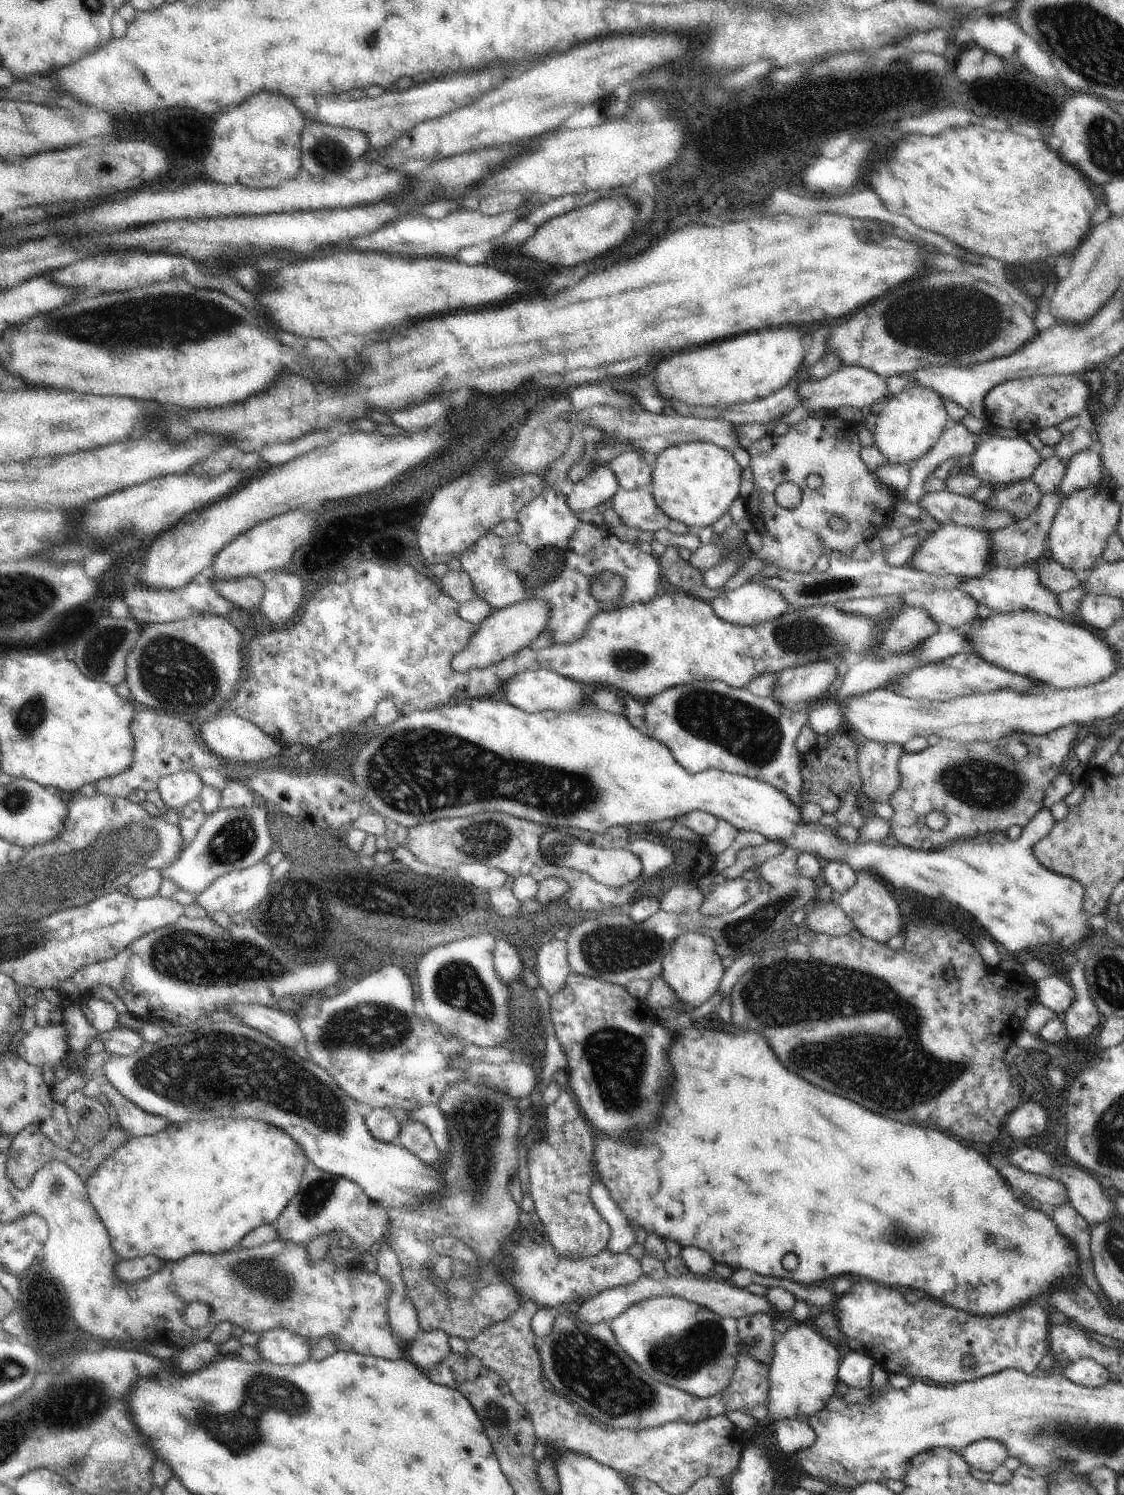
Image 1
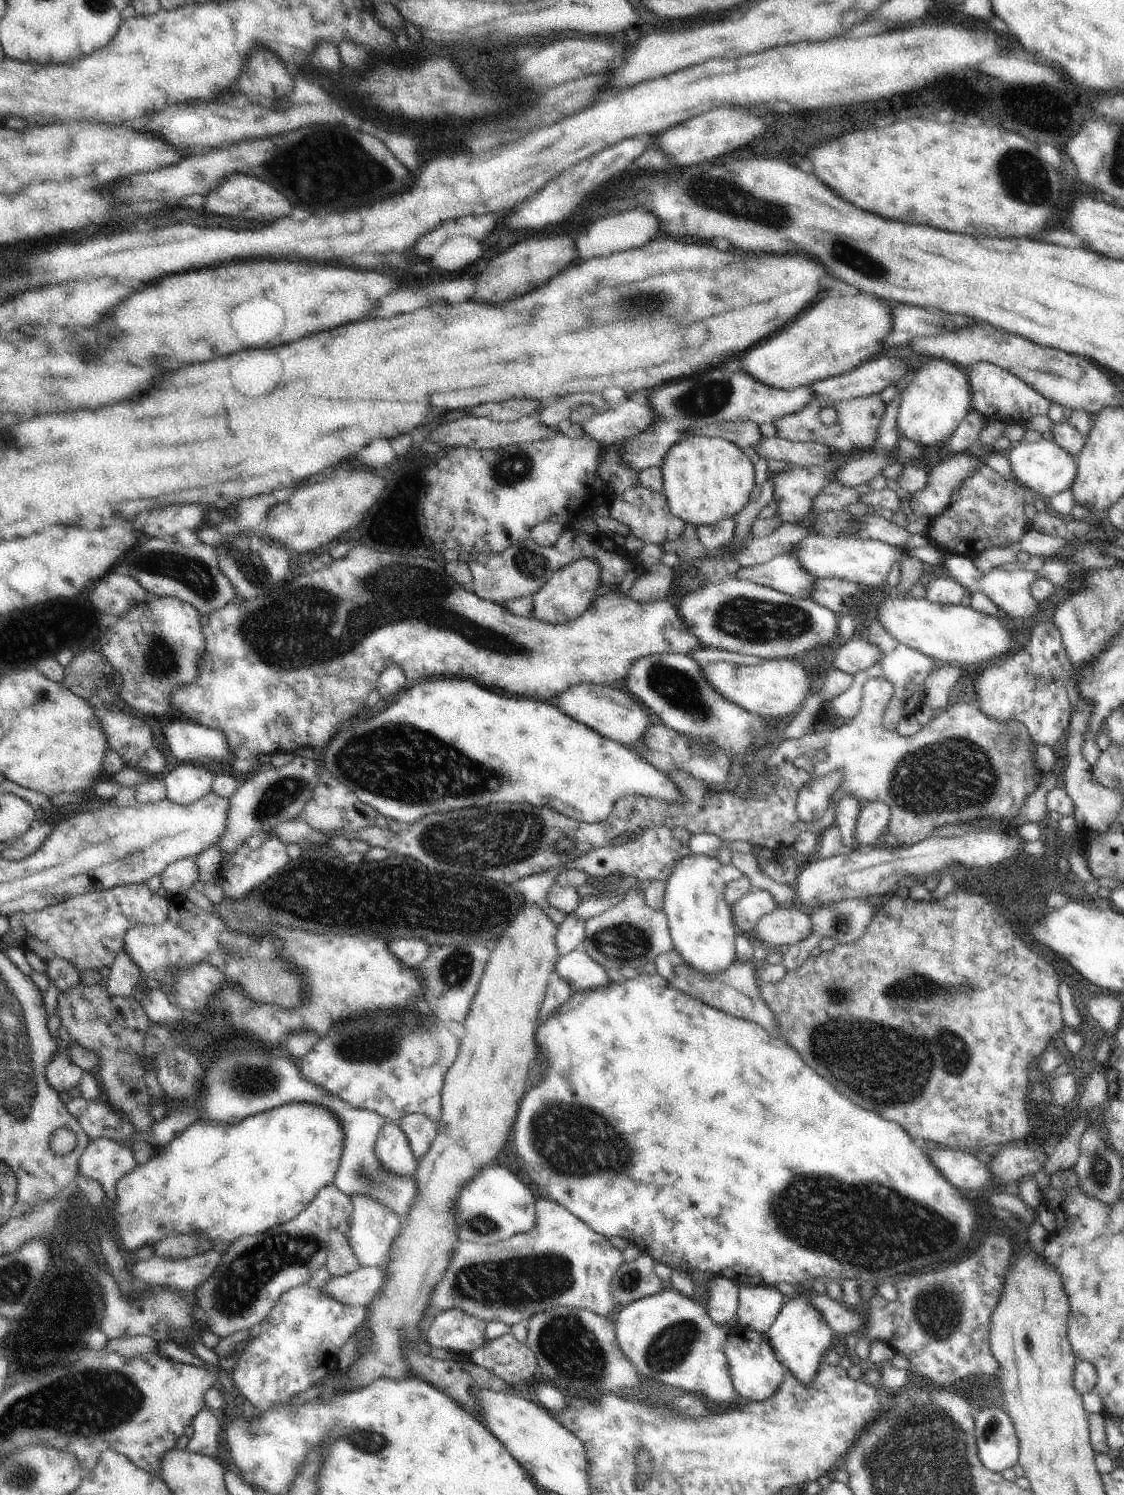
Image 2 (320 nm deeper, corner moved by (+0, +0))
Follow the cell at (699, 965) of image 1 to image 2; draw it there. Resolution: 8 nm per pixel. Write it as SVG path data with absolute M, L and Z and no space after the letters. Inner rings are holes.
M690 853L674 863L665 883L663 911L669 922L674 949L697 971L712 974L726 970L734 959L735 927L732 906L725 901L726 885L743 873L731 863L721 864L712 854Z

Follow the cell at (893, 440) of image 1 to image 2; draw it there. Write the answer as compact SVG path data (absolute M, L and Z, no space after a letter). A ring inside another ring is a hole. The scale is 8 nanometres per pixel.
M937 358L923 365L902 394L897 424L902 436L926 446L944 445L973 408L969 372L953 362Z

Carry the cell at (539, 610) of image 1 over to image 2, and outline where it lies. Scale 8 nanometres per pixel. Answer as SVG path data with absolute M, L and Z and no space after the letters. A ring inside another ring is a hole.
M593 558L576 559L562 567L533 595L533 617L547 623L565 623L578 618L594 602L596 589L601 586L600 563Z

